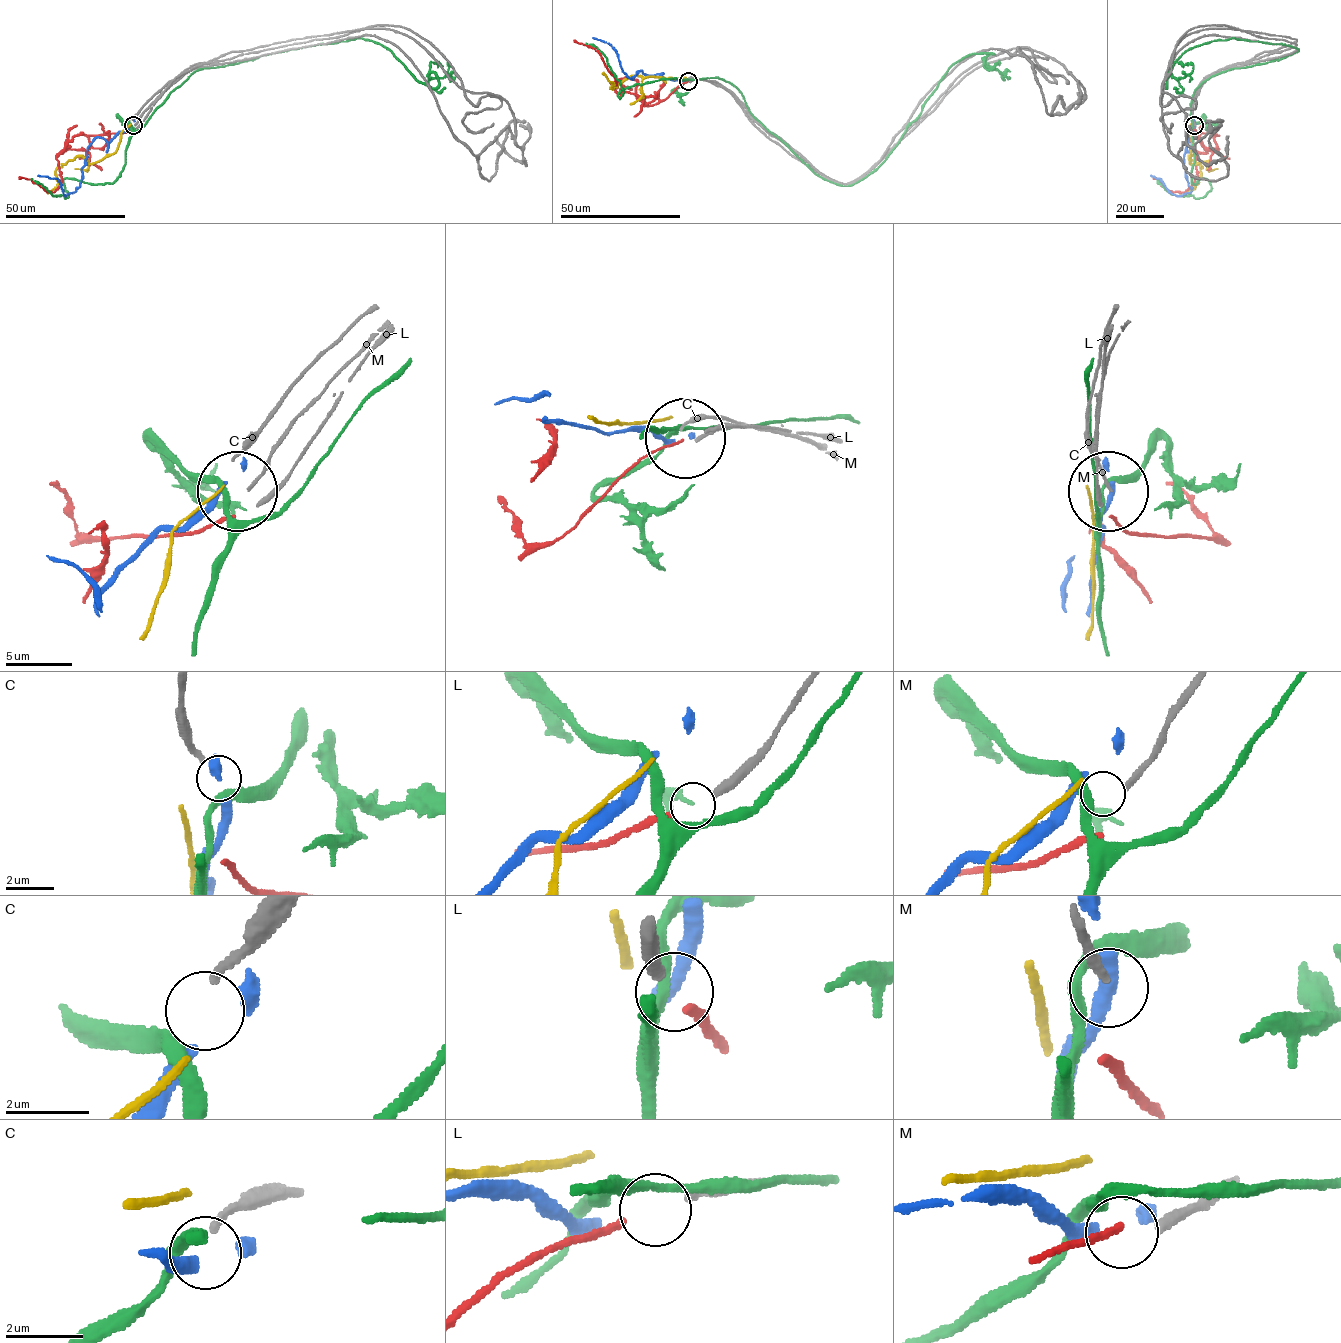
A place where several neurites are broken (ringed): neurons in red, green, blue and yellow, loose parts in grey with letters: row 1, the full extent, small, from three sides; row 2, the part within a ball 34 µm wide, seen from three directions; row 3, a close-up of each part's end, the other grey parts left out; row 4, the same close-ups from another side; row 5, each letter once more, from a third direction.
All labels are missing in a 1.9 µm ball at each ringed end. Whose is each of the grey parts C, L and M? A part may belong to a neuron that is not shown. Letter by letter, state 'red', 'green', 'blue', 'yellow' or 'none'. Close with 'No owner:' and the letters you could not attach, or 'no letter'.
C: none
L: red
M: none
No owner: C, M

